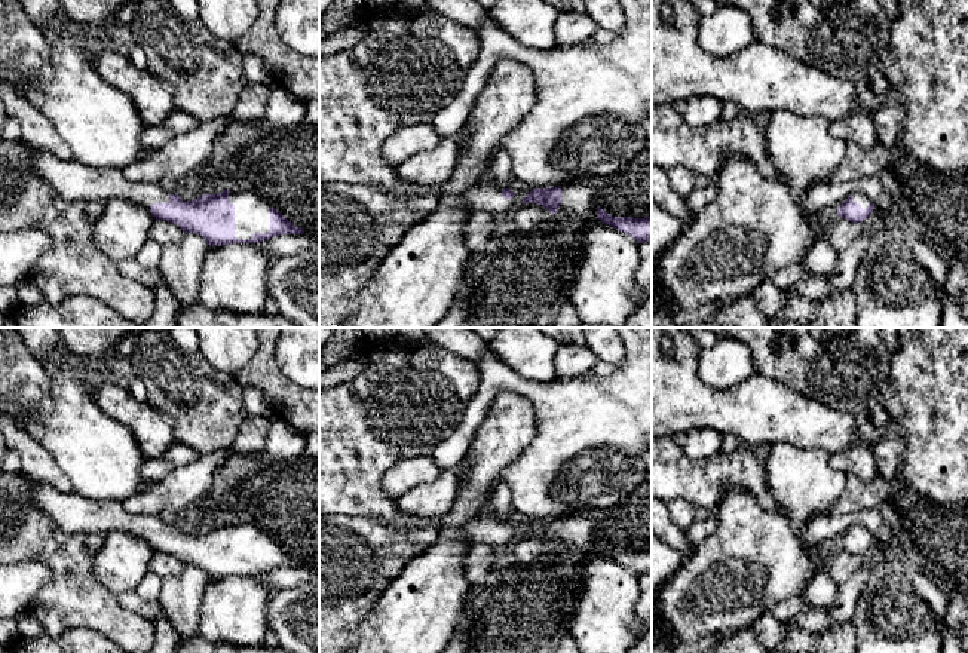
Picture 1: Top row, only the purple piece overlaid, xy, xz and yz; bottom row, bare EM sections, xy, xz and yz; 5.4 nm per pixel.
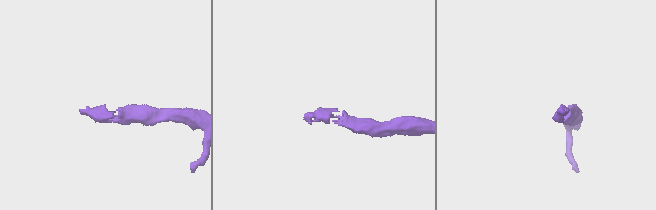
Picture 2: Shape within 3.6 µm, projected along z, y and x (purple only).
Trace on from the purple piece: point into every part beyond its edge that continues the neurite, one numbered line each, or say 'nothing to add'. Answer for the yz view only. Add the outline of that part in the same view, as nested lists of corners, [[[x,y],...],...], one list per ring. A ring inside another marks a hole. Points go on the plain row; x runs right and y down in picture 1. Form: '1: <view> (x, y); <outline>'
1: yz (860, 530); [[[855,524],[852,525],[852,528],[854,534],[860,536],[863,542],[866,542],[867,537],[870,536],[870,531],[864,525]]]

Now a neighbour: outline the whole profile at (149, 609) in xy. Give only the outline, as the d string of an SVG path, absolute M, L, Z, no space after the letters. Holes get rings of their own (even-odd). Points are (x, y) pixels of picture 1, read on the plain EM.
M135 591L122 592L117 595L117 598L125 610L135 613L144 619L156 622L159 617L163 617L162 604L159 600L145 600Z

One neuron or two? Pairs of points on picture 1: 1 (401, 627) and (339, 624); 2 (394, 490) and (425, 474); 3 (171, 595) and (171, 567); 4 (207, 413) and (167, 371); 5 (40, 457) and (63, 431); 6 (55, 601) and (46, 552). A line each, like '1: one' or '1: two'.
1: two
2: one
3: two
4: one
5: two
6: one

